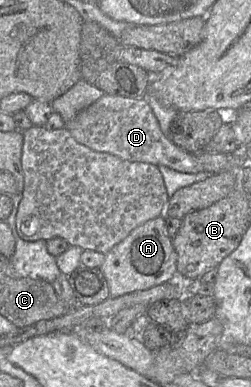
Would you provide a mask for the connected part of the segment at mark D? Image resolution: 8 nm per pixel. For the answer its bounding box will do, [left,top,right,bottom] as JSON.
[65,94,200,173]

